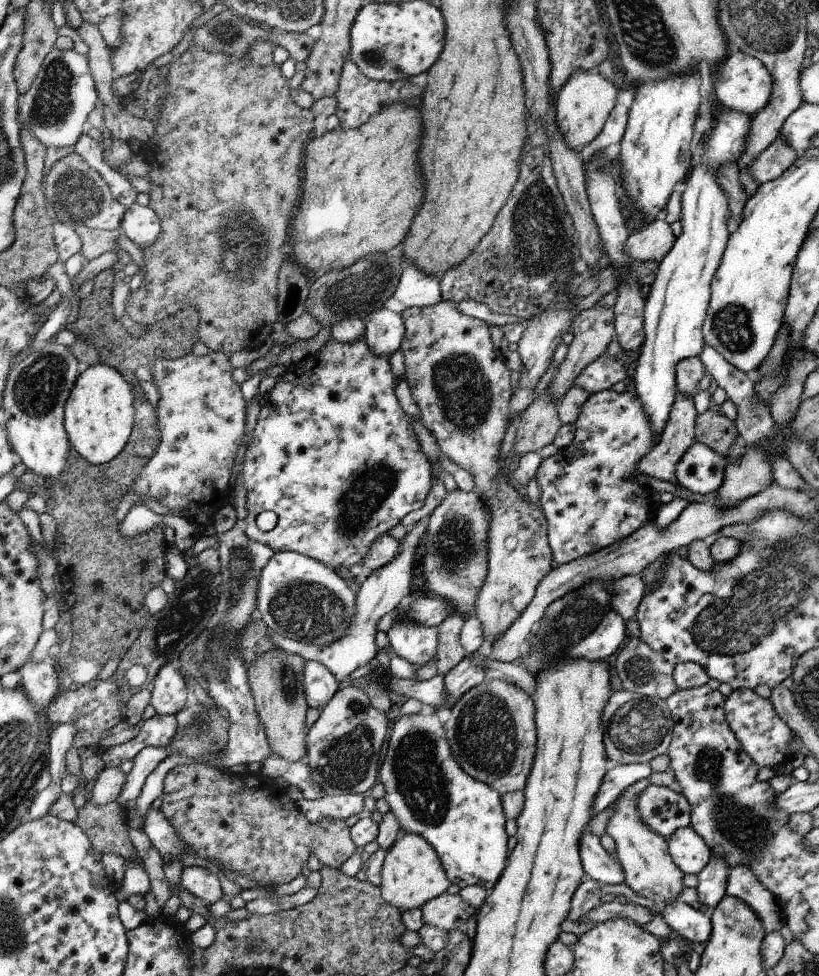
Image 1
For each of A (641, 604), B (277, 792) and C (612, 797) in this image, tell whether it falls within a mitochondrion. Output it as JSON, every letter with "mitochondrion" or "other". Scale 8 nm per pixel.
{"A":"other","B":"other","C":"other"}

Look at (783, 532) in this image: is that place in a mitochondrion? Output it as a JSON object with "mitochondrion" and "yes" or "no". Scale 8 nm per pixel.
{"mitochondrion":"yes"}

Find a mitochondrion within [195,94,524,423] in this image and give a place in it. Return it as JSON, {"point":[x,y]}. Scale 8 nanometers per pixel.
{"point":[241,237]}

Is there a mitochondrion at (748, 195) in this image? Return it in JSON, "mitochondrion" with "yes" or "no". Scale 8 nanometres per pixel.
{"mitochondrion":"no"}

